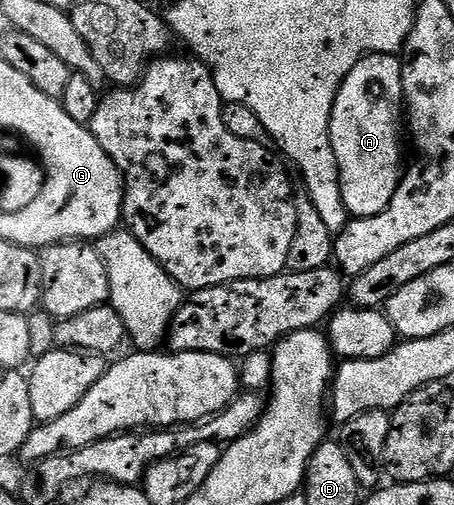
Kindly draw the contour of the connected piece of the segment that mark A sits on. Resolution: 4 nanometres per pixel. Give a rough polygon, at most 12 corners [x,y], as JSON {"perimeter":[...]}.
{"perimeter":[[364,55],[330,117],[342,201],[374,217],[402,178],[401,60]]}

